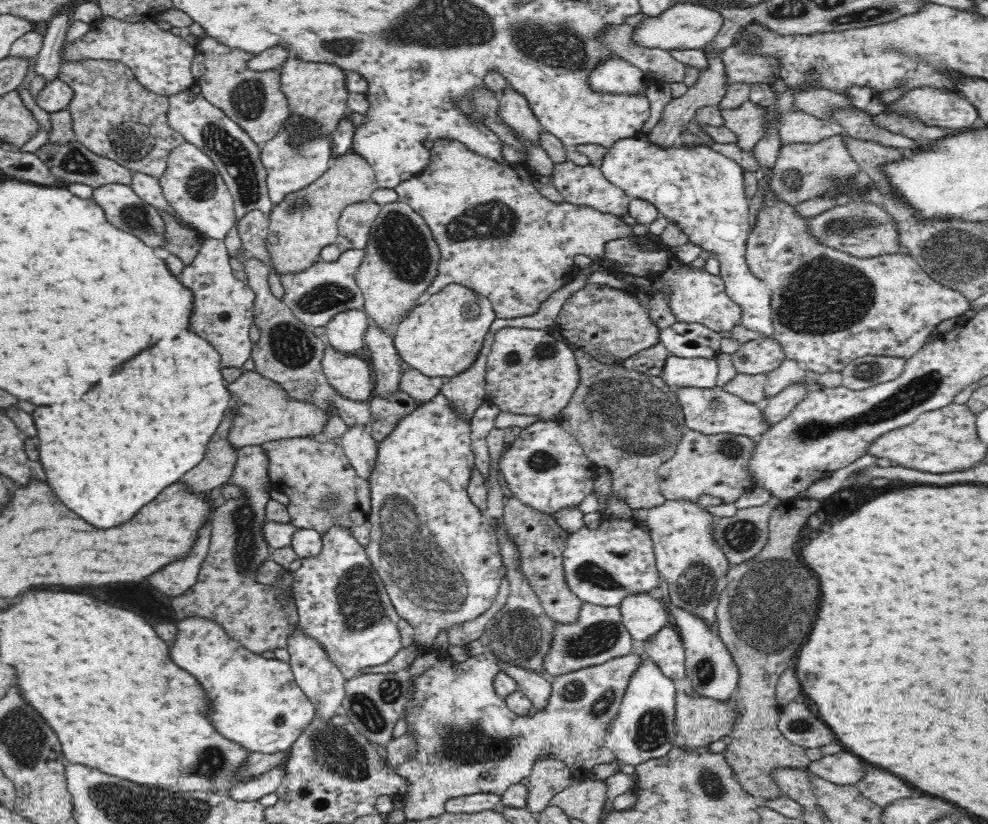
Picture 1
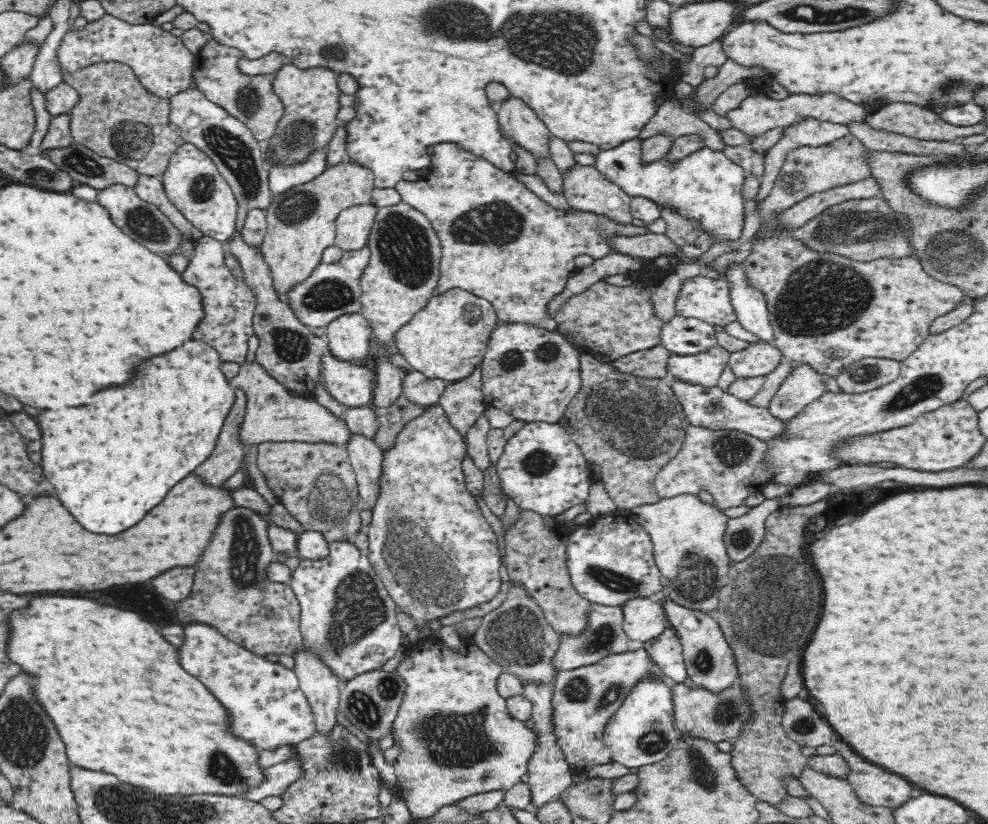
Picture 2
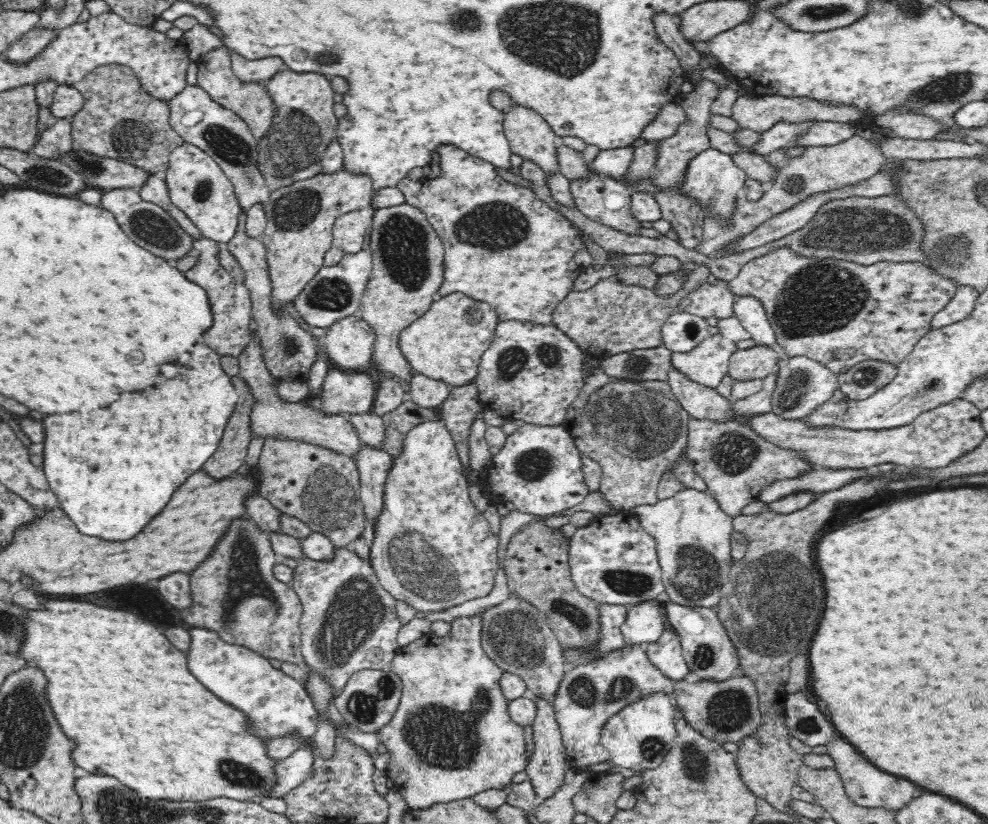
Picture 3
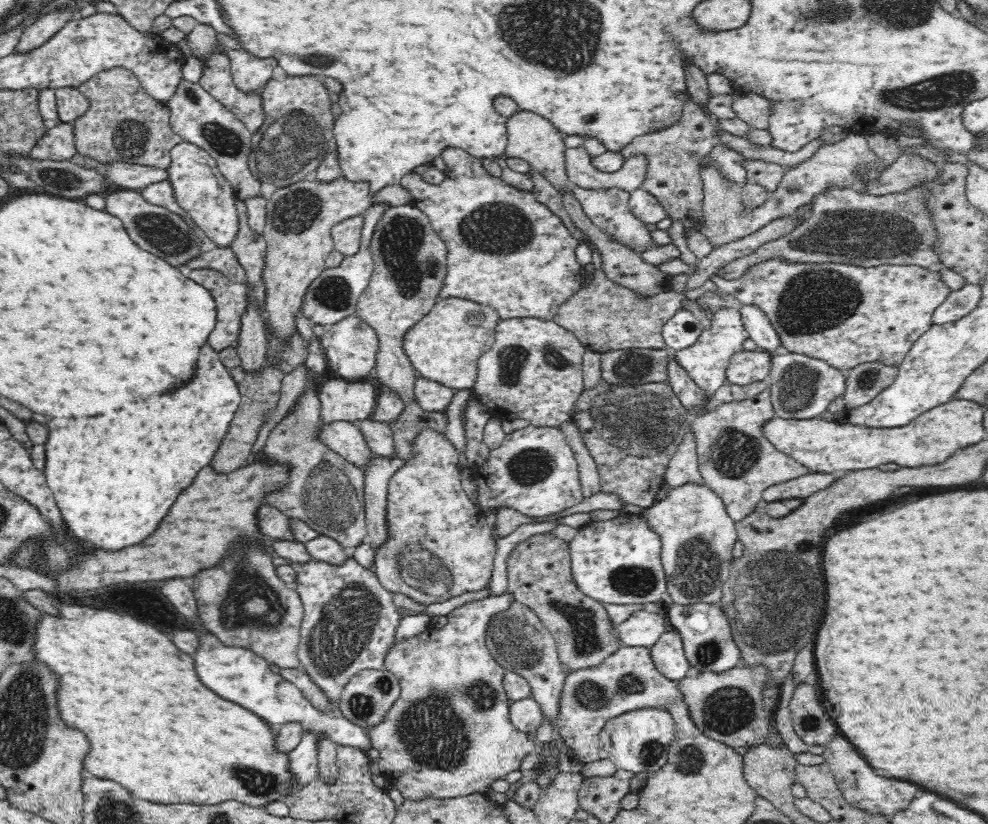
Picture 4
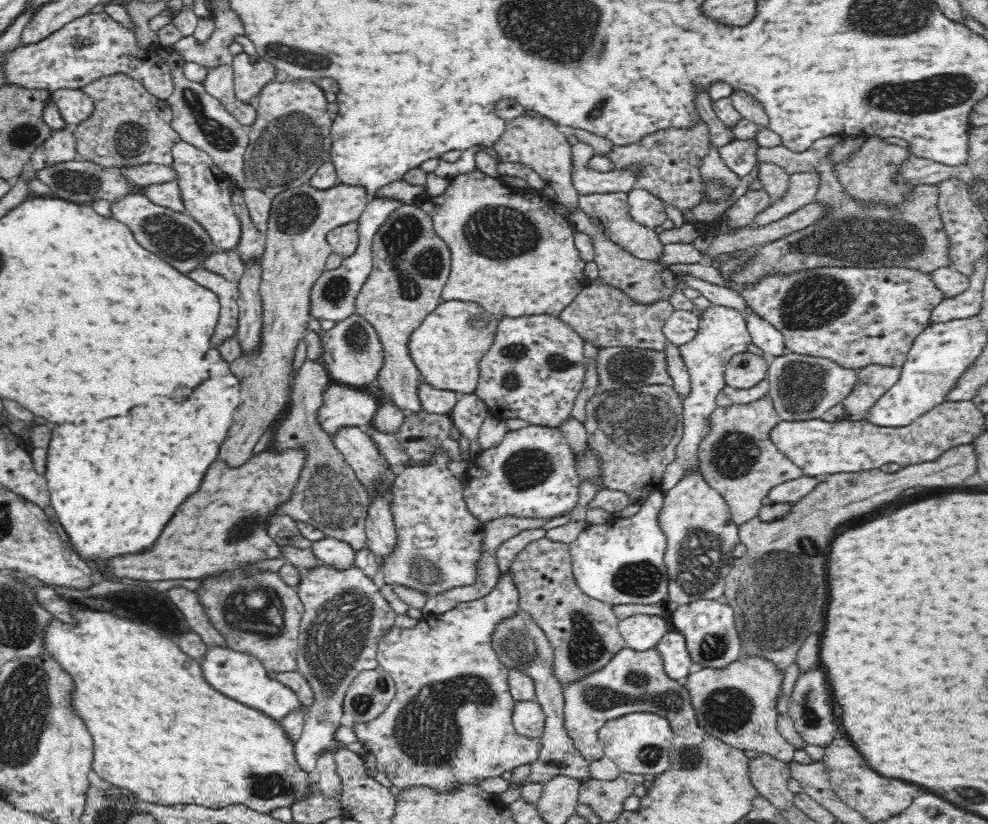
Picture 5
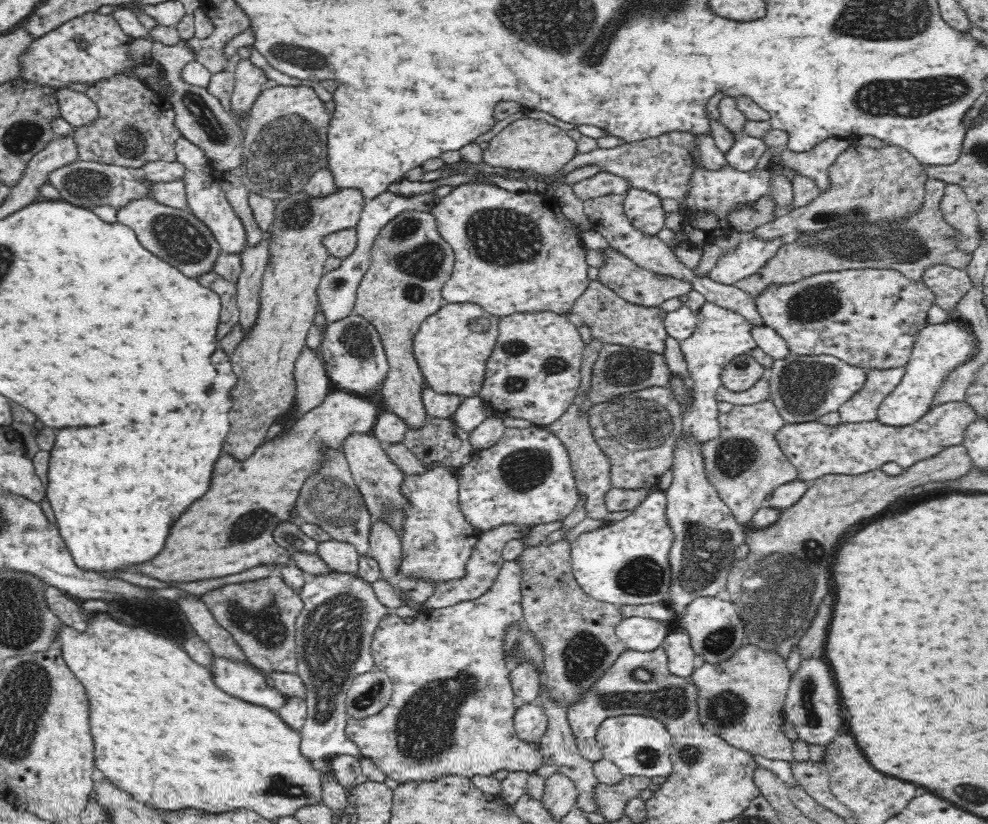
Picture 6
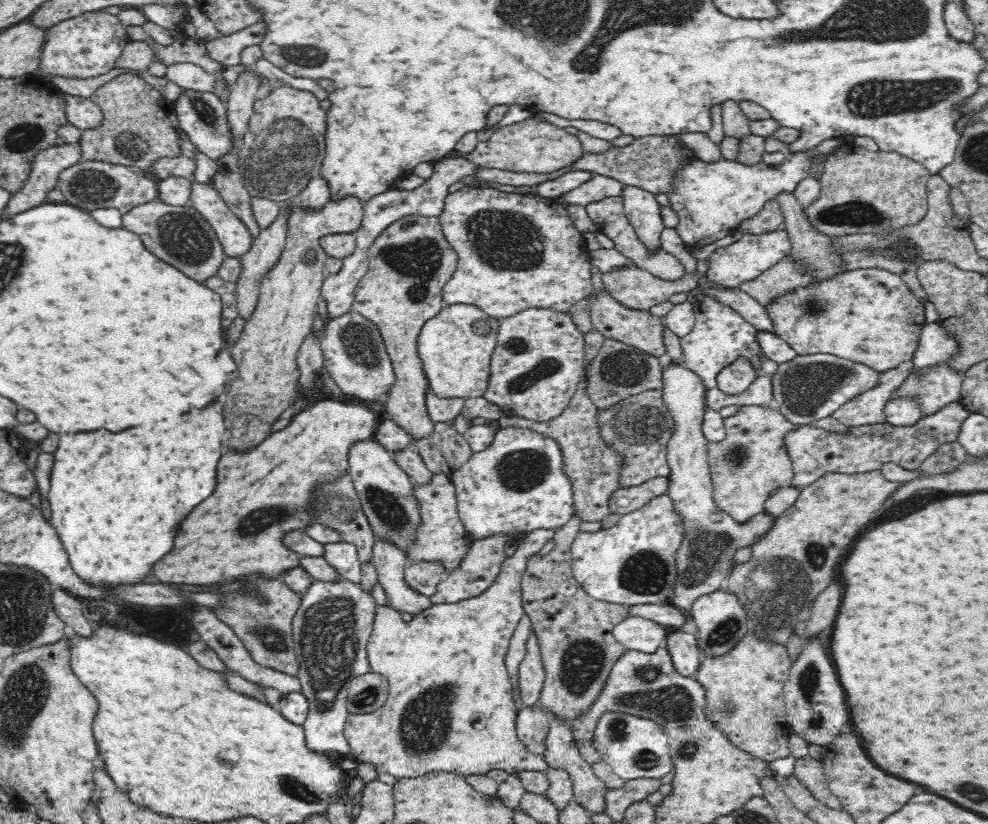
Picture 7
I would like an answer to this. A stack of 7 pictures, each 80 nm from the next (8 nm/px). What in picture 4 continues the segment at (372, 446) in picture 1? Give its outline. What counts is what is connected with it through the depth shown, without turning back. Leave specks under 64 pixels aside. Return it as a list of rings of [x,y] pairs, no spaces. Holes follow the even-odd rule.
[[[373,455],[362,468],[364,475],[364,509],[370,545],[376,550],[386,540],[388,484],[403,459]]]

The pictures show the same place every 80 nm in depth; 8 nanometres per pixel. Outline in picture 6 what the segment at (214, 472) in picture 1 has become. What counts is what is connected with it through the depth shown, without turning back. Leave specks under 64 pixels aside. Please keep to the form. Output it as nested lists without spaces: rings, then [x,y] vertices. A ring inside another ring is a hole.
[[[337,188],[328,196],[310,196],[301,189],[274,200],[259,315],[255,327],[232,354],[232,366],[239,382],[231,393],[235,396],[234,408],[228,414],[232,428],[224,442],[224,454],[230,454],[238,461],[250,458],[272,424],[292,410],[295,362],[314,324],[318,311],[316,288],[326,273],[325,262],[330,256],[323,238],[332,232],[356,227],[366,201],[357,188]]]

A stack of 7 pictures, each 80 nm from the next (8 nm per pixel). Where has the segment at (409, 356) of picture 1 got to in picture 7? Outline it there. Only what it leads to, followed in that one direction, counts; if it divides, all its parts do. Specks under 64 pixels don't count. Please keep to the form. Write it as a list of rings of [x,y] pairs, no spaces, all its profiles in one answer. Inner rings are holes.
[[[445,304],[434,318],[424,322],[416,348],[430,390],[440,398],[483,396],[488,388],[498,331],[497,319],[474,304]]]

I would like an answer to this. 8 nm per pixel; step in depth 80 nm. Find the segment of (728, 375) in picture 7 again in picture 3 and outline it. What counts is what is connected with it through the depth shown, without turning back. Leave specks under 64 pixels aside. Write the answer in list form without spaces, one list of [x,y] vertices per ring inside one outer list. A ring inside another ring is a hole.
[[[756,345],[737,350],[729,360],[727,374],[734,380],[763,379],[779,370],[778,353],[771,346]]]

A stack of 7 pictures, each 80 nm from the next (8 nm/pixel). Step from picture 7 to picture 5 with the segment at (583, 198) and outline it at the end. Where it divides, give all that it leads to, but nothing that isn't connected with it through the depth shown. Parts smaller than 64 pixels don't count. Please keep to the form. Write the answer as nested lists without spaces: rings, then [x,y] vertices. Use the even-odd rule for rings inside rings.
[[[578,142],[571,147],[570,164],[572,165],[572,184],[579,194],[596,194],[608,192],[627,192],[637,188],[639,181],[639,164],[630,164],[626,168],[598,172],[589,166],[589,160],[594,156],[594,150],[584,142]]]

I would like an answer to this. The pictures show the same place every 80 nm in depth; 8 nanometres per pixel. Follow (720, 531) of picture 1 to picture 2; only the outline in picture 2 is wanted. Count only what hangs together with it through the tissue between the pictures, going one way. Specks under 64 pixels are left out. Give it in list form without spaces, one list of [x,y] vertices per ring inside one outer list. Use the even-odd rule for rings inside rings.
[[[766,499],[760,506],[750,508],[744,516],[730,518],[722,538],[731,562],[749,558],[764,542],[766,520],[779,510],[780,499]]]

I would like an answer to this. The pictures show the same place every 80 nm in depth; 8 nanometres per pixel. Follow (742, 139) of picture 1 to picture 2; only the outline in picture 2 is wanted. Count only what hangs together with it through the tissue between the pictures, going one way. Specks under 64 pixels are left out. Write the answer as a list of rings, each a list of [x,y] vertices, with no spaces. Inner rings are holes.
[[[822,92],[822,94],[794,93],[784,100],[775,100],[767,96],[745,98],[739,107],[726,112],[725,117],[730,121],[732,129],[738,129],[747,134],[751,140],[766,134],[769,130],[792,126],[794,122],[802,118],[816,118],[821,121],[846,125],[854,120],[865,120],[868,109],[856,104],[851,100],[842,98],[833,92]]]

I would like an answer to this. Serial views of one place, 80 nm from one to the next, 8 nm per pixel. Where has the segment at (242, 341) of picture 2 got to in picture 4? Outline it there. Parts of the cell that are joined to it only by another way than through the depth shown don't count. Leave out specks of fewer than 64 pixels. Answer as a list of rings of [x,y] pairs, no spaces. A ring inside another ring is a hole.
[[[198,268],[185,273],[187,278],[204,285],[216,303],[216,326],[208,336],[208,344],[218,352],[224,348],[236,349],[241,320],[249,305],[245,283],[233,282],[213,268]]]

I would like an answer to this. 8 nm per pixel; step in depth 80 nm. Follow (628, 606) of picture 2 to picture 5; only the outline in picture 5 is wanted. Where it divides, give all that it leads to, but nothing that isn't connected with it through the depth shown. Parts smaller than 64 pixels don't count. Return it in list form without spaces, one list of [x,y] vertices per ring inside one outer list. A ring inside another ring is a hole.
[[[635,615],[618,624],[626,648],[634,650],[653,650],[668,630],[666,619],[660,616]]]

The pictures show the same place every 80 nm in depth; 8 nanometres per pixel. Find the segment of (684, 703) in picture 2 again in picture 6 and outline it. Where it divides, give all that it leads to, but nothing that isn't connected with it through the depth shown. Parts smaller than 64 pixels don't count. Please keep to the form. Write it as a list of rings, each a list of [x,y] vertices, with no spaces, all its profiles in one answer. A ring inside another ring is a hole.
[[[744,644],[732,658],[718,664],[704,663],[688,677],[696,687],[696,704],[702,727],[728,744],[770,760],[794,761],[793,742],[783,735],[780,724],[791,676],[786,661],[776,652]]]

